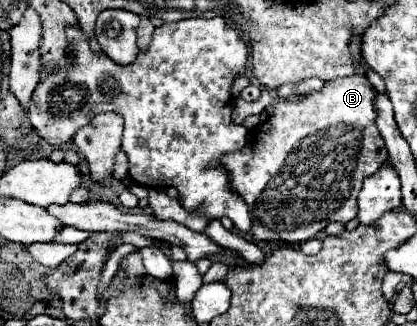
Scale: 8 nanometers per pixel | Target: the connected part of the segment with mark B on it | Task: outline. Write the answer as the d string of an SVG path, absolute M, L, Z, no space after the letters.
M365 75L337 77L325 81L323 89L303 97L277 101L271 115L253 127L247 135L247 145L235 153L227 153L219 159L219 165L229 171L231 189L243 197L249 207L253 225L251 235L257 241L283 241L301 245L317 237L331 223L349 223L357 217L357 195L365 177L373 175L385 161L387 151L377 131L375 119L375 91Z

